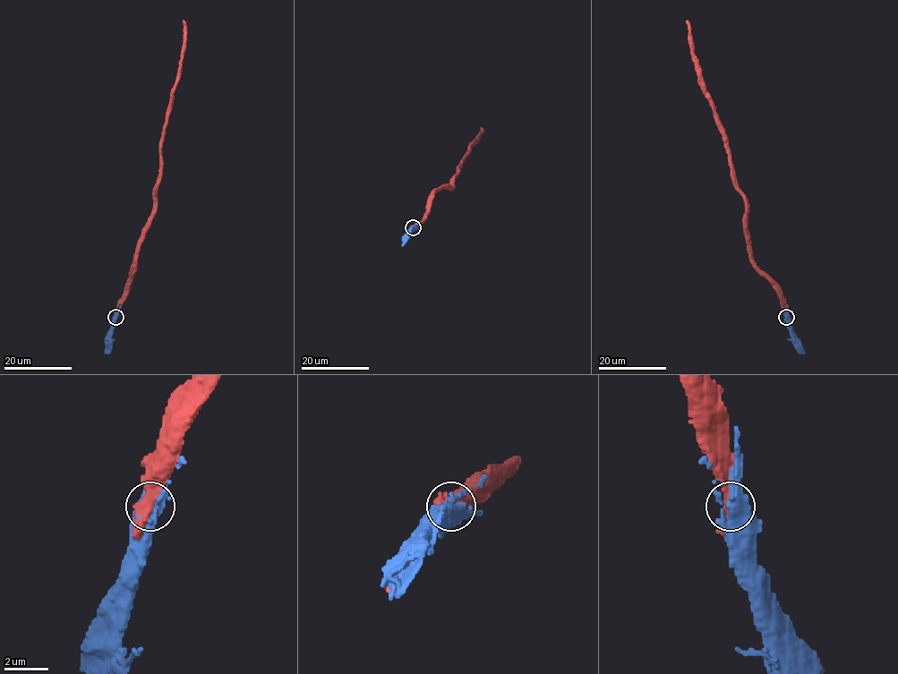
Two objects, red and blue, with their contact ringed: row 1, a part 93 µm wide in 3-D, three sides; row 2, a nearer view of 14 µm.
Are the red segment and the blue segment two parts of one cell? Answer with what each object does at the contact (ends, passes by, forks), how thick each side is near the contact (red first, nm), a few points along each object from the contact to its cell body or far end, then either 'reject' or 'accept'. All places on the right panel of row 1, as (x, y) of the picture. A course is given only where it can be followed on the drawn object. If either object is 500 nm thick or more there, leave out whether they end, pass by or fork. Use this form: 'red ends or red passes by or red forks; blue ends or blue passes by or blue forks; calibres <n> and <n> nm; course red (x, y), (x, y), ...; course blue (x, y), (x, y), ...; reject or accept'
red passes by; blue forks; calibres 440 and 440 nm; course red (786, 317), (781, 291), (752, 259), (746, 198), (735, 177), (728, 140), (705, 90), (687, 21); course blue (787, 317), (791, 340), (804, 354); accept

